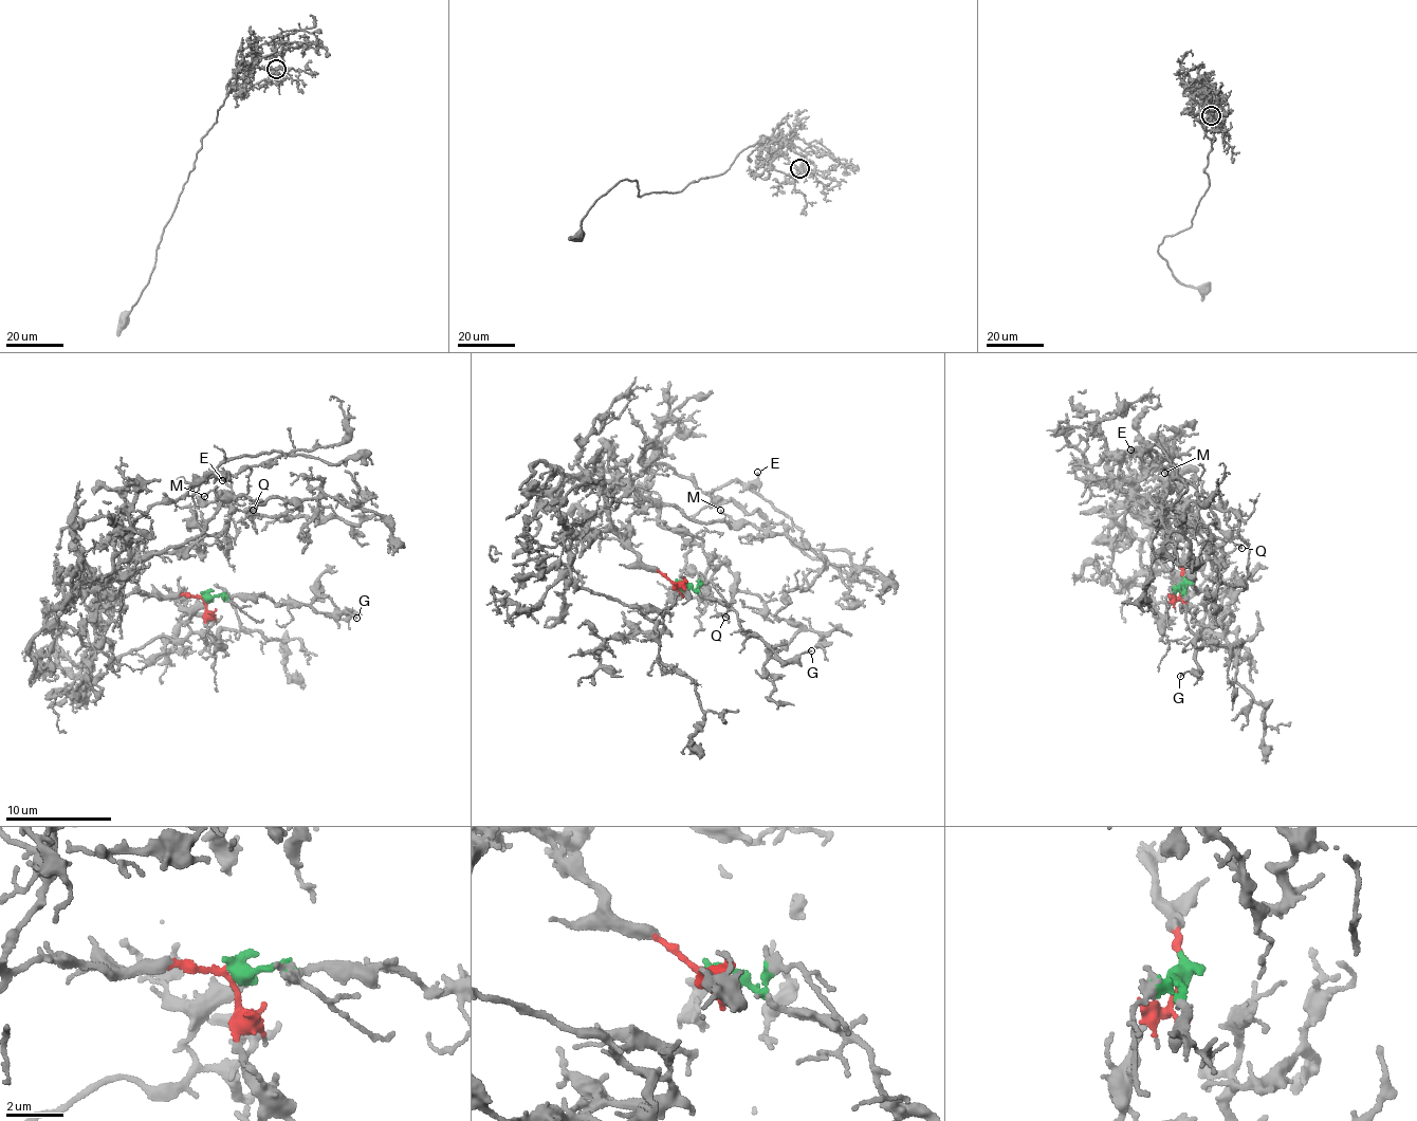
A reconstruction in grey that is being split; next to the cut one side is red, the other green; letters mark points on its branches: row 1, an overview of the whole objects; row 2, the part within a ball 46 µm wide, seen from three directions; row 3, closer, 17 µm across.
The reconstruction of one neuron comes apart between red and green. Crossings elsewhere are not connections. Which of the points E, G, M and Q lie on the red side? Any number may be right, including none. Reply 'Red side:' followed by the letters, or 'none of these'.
Red side: E, M, Q

